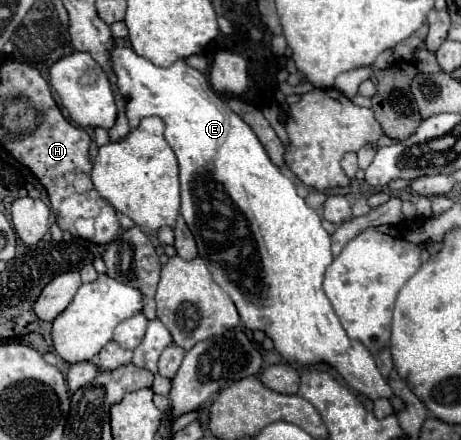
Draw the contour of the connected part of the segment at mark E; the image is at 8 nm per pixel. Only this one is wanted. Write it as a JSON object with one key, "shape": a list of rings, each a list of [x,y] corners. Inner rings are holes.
{"shape":[[[114,39],[110,63],[112,73],[116,75],[116,87],[120,95],[126,97],[126,117],[130,127],[136,129],[140,121],[150,115],[160,117],[166,125],[166,141],[180,163],[180,213],[198,243],[200,257],[210,269],[214,281],[232,297],[244,325],[252,331],[264,331],[266,337],[272,339],[280,357],[288,363],[328,363],[360,395],[366,395],[372,401],[386,397],[394,403],[396,411],[402,409],[402,401],[390,391],[374,363],[374,357],[360,341],[346,335],[322,289],[324,269],[332,263],[330,235],[324,231],[318,213],[306,207],[304,199],[296,193],[294,183],[270,161],[250,125],[232,113],[228,97],[233,96],[218,95],[208,85],[206,75],[190,67],[184,59],[178,59],[170,67],[156,67],[152,61],[136,55],[132,47],[128,47],[126,39]]]}

